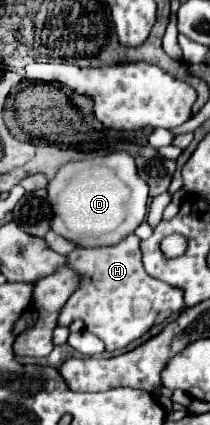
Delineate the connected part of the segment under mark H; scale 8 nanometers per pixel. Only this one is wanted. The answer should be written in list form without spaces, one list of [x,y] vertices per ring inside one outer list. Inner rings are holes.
[[[128,235],[110,247],[76,249],[66,259],[70,269],[80,275],[80,287],[64,305],[58,323],[70,325],[74,319],[82,319],[86,329],[100,337],[110,353],[128,347],[154,325],[184,309],[182,289],[158,281],[144,271],[140,239],[136,235]]]

